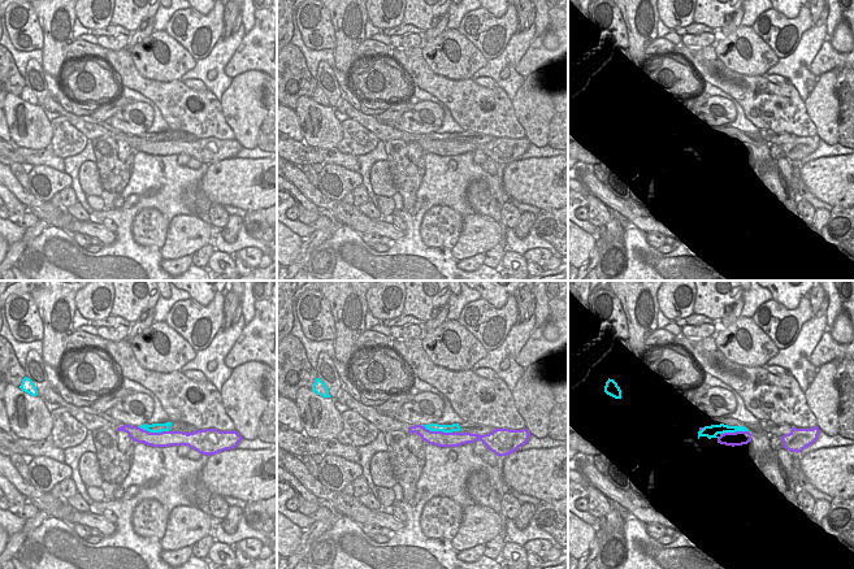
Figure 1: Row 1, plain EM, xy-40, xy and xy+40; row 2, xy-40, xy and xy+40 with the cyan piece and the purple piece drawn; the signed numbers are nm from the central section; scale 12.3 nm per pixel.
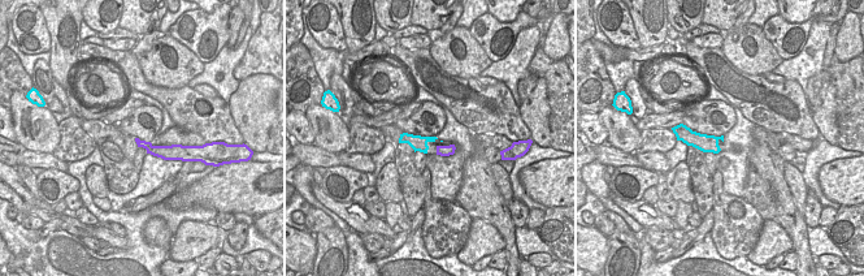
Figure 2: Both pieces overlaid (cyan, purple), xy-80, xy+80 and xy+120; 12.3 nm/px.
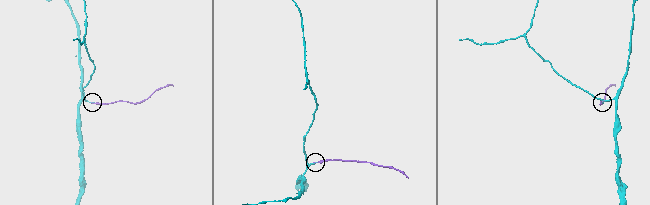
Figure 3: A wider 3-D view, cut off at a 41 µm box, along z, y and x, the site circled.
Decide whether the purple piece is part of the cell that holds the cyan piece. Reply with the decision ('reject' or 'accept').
accept

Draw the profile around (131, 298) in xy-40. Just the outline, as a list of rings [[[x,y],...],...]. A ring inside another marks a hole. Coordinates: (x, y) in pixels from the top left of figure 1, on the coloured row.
[[[112,281],[114,300],[110,316],[122,317],[130,325],[139,321],[140,314],[152,309],[160,291],[156,281]]]

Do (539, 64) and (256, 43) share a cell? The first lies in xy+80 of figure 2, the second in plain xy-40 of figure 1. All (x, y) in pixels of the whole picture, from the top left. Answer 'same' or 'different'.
same

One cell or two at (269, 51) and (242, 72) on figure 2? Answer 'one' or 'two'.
one

